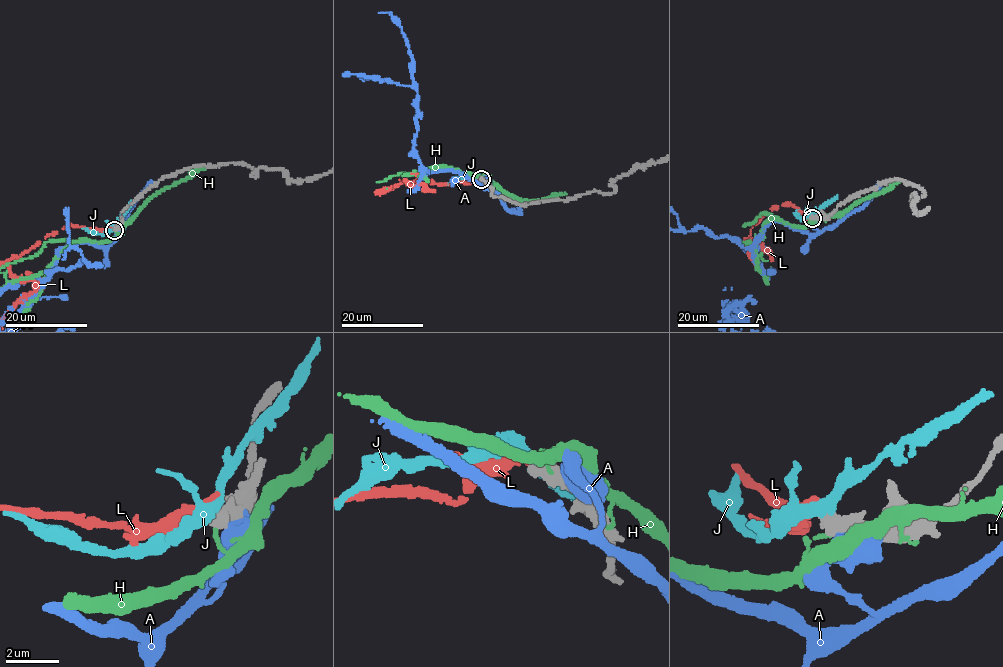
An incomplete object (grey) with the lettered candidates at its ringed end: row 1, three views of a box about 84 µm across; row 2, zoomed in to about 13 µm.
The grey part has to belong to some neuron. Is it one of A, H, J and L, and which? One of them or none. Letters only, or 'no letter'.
no letter

